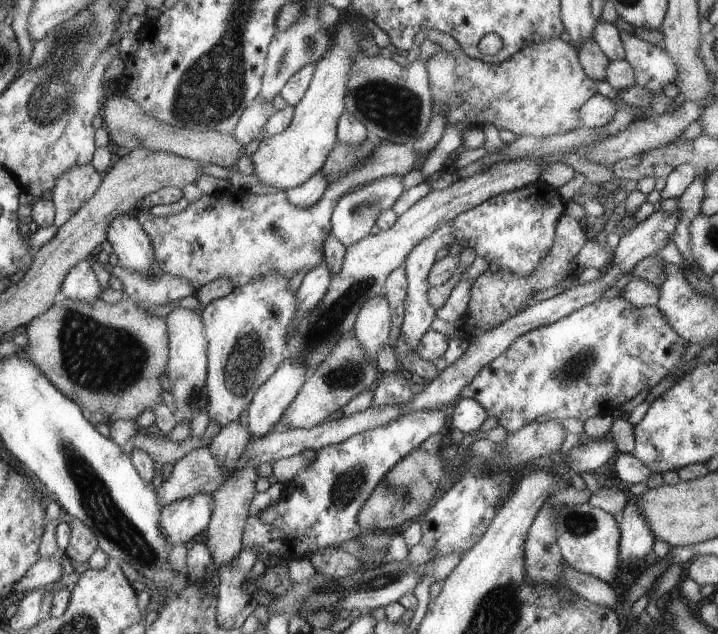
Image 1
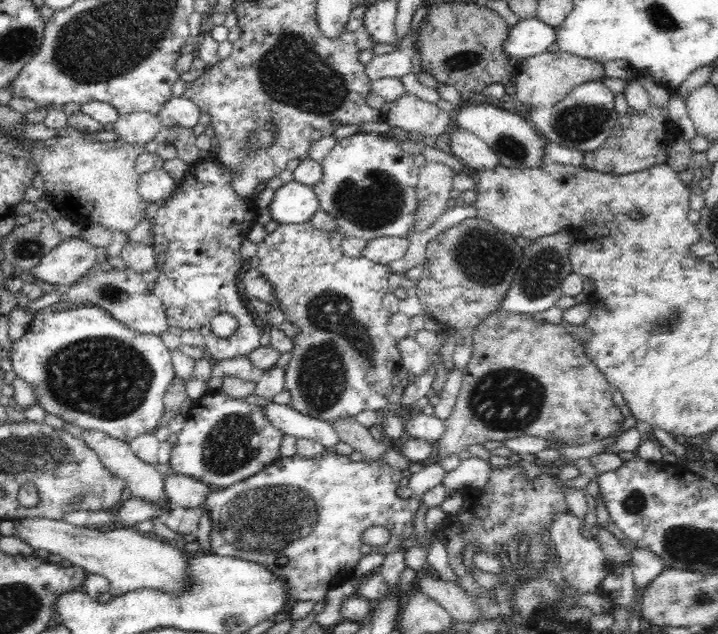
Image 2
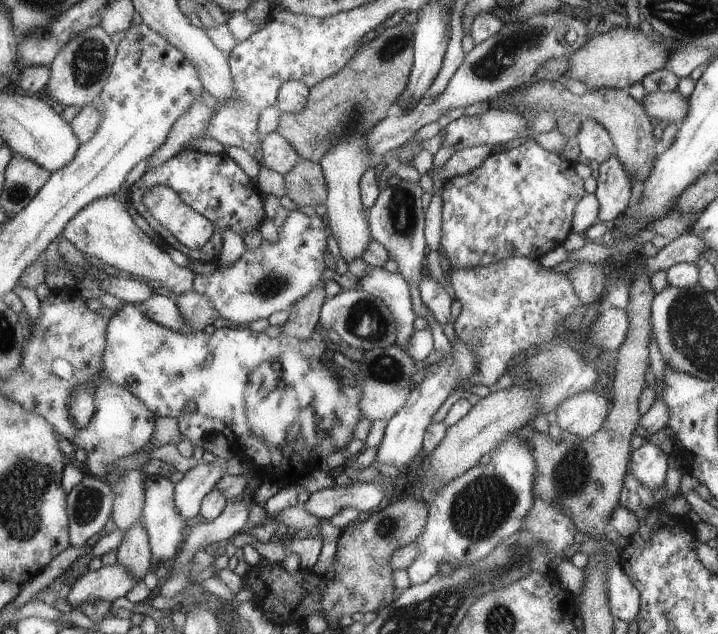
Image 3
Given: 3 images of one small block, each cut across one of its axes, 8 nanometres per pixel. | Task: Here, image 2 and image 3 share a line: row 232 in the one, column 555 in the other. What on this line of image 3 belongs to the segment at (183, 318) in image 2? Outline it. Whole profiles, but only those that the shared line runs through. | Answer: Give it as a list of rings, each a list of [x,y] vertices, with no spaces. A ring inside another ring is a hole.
[[[528,138],[524,144],[513,148],[507,149],[503,152],[491,152],[489,156],[484,160],[480,166],[464,174],[458,175],[453,178],[444,181],[442,186],[442,223],[441,223],[441,240],[439,244],[439,256],[440,260],[446,258],[451,264],[452,269],[457,268],[474,268],[483,267],[499,260],[507,259],[511,256],[525,256],[532,260],[540,259],[546,252],[554,250],[556,247],[564,245],[568,234],[571,233],[571,224],[575,206],[582,200],[582,197],[586,194],[584,192],[584,180],[574,172],[574,166],[568,159],[562,158],[560,154],[550,152],[540,147],[534,138]]]

